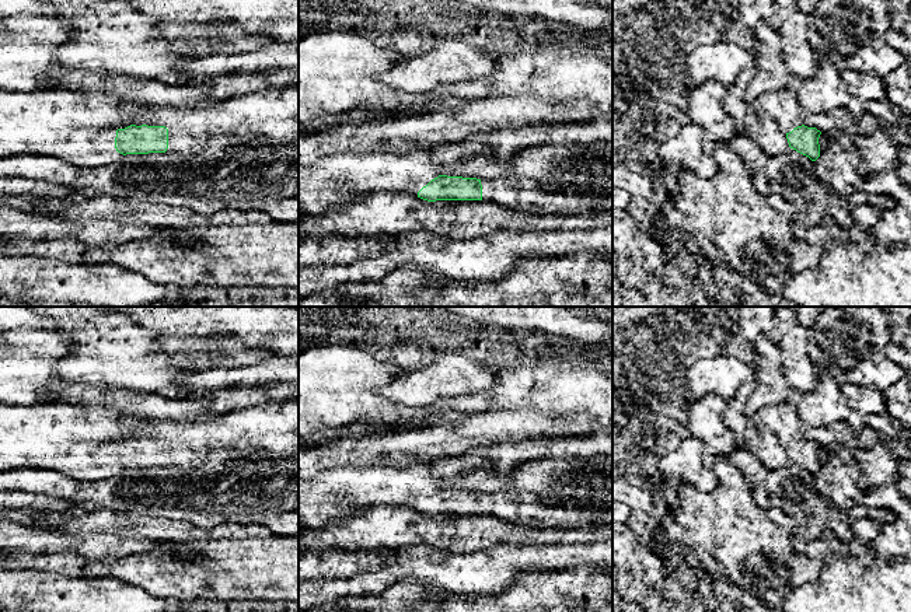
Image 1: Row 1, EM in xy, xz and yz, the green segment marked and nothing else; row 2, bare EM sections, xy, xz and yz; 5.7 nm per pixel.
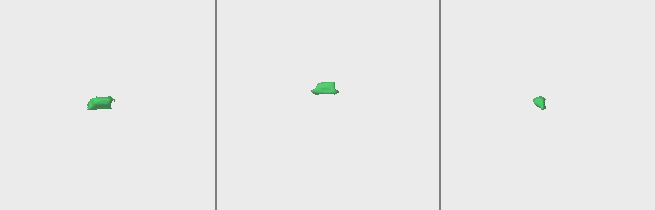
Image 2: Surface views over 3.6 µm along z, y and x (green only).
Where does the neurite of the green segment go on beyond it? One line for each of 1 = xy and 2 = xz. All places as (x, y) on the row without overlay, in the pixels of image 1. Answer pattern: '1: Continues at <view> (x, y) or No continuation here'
1: Continues at xy (80, 443)
2: Continues at xz (335, 495)

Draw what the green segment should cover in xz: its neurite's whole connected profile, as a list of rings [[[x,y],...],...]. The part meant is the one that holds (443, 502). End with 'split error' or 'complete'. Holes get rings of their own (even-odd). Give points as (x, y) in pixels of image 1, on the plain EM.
[[[425,465],[338,466],[299,480],[299,521],[304,528],[348,521],[377,504],[398,504],[427,515],[488,514],[527,527],[612,525],[612,510],[601,506],[544,503],[528,492],[484,493],[447,490]]]; split error

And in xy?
[[[299,399],[266,402],[237,409],[202,422],[129,422],[118,419],[115,410],[102,406],[31,403],[8,405],[0,402],[0,473],[14,469],[48,469],[81,482],[108,479],[126,468],[171,466],[175,478],[193,466],[223,466],[241,459],[290,457],[299,448]]]; split error

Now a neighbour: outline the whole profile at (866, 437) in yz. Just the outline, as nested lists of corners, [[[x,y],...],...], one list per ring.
[[[842,420],[827,427],[806,427],[804,440],[816,441],[821,447],[841,443],[842,445],[855,450],[872,448],[876,443],[879,443],[879,436],[870,427],[854,430]]]

